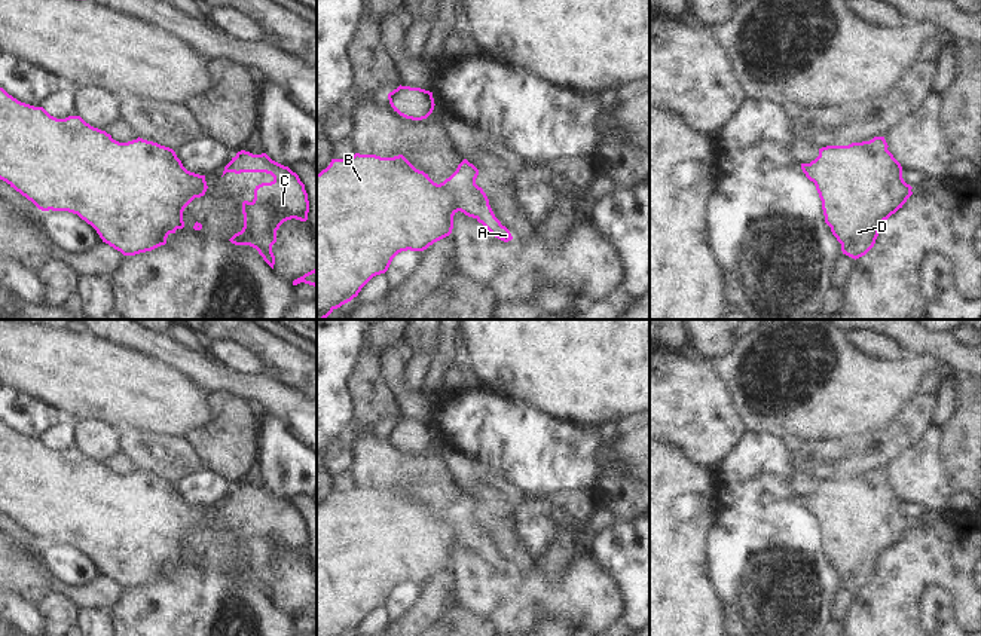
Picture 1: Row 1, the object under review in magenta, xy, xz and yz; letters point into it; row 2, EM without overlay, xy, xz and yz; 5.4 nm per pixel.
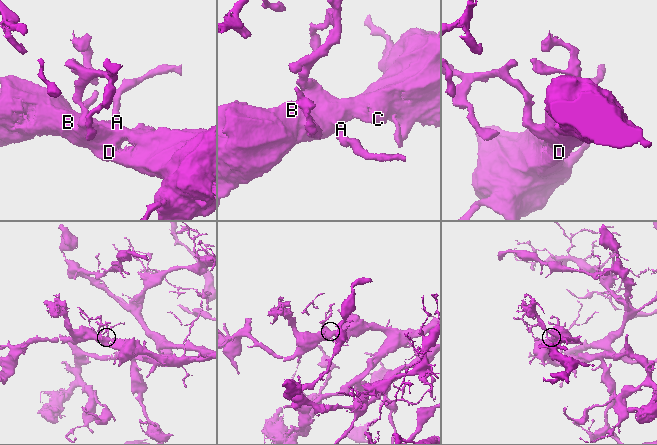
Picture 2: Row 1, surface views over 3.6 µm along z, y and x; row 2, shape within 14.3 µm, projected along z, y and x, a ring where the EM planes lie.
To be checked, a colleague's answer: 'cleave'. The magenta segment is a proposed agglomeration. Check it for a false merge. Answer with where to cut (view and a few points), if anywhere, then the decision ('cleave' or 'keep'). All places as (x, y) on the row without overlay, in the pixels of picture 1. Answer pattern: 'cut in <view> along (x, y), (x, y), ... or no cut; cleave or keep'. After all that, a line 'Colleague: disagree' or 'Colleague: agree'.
no cut; keep
Colleague: disagree

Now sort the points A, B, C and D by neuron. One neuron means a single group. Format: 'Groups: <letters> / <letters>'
Groups: A B C D.

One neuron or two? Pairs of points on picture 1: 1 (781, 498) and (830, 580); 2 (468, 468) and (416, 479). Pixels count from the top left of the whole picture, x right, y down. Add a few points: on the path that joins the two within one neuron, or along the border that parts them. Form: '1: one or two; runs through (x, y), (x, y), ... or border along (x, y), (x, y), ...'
1: one; runs through (781, 519), (818, 559)
2: two; border along (449, 448), (445, 452), (445, 462), (464, 491)

